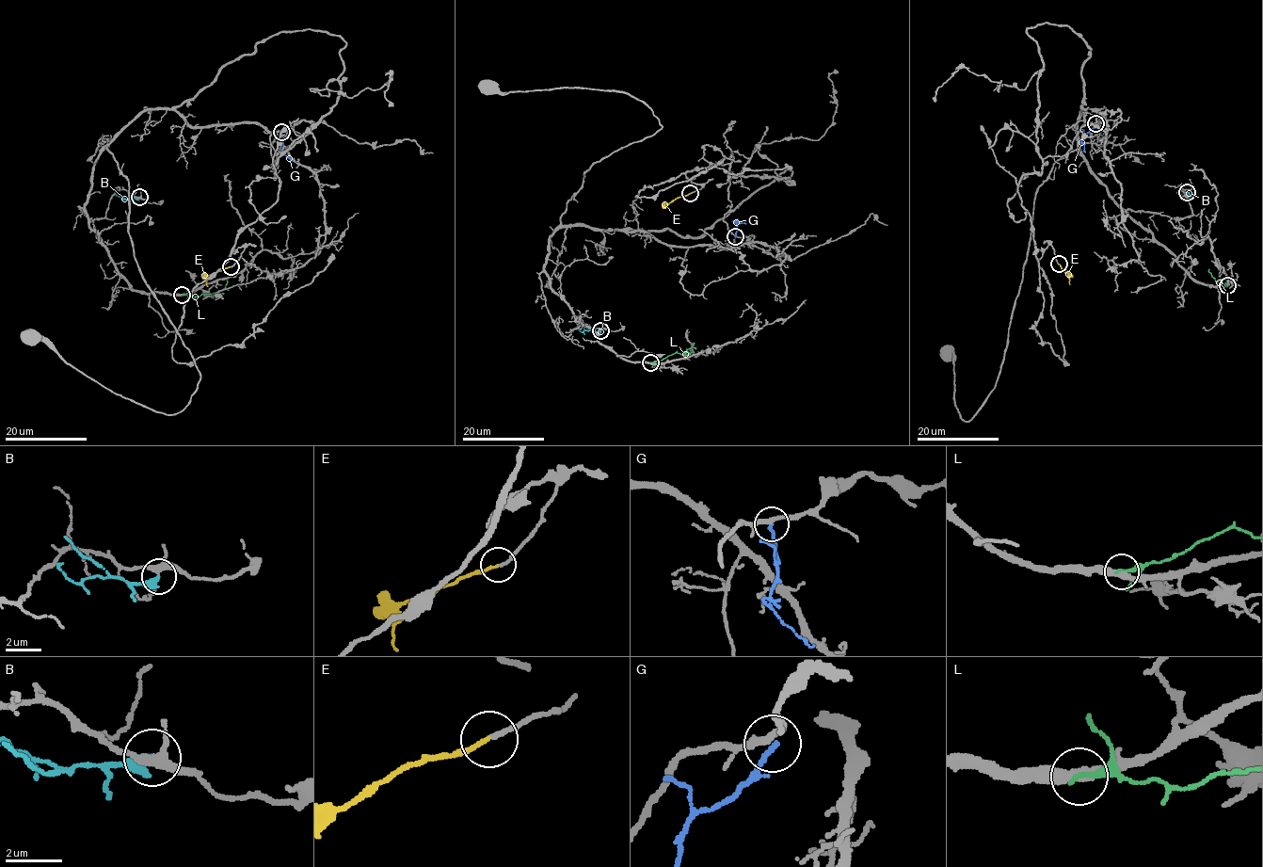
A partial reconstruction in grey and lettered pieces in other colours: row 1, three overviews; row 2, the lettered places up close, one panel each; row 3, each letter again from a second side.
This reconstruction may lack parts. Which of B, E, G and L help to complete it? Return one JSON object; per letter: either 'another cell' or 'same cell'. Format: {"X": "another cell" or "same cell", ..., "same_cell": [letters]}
{"B": "another cell", "E": "same cell", "G": "another cell", "L": "another cell", "same_cell": ["E"]}

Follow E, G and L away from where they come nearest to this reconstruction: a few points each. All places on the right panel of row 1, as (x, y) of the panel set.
E: (1058, 264), (1066, 273), (1069, 284)
G: (1095, 123), (1082, 137), (1085, 152)
L: (1227, 284), (1218, 283), (1221, 280), (1211, 276), (1208, 268)

